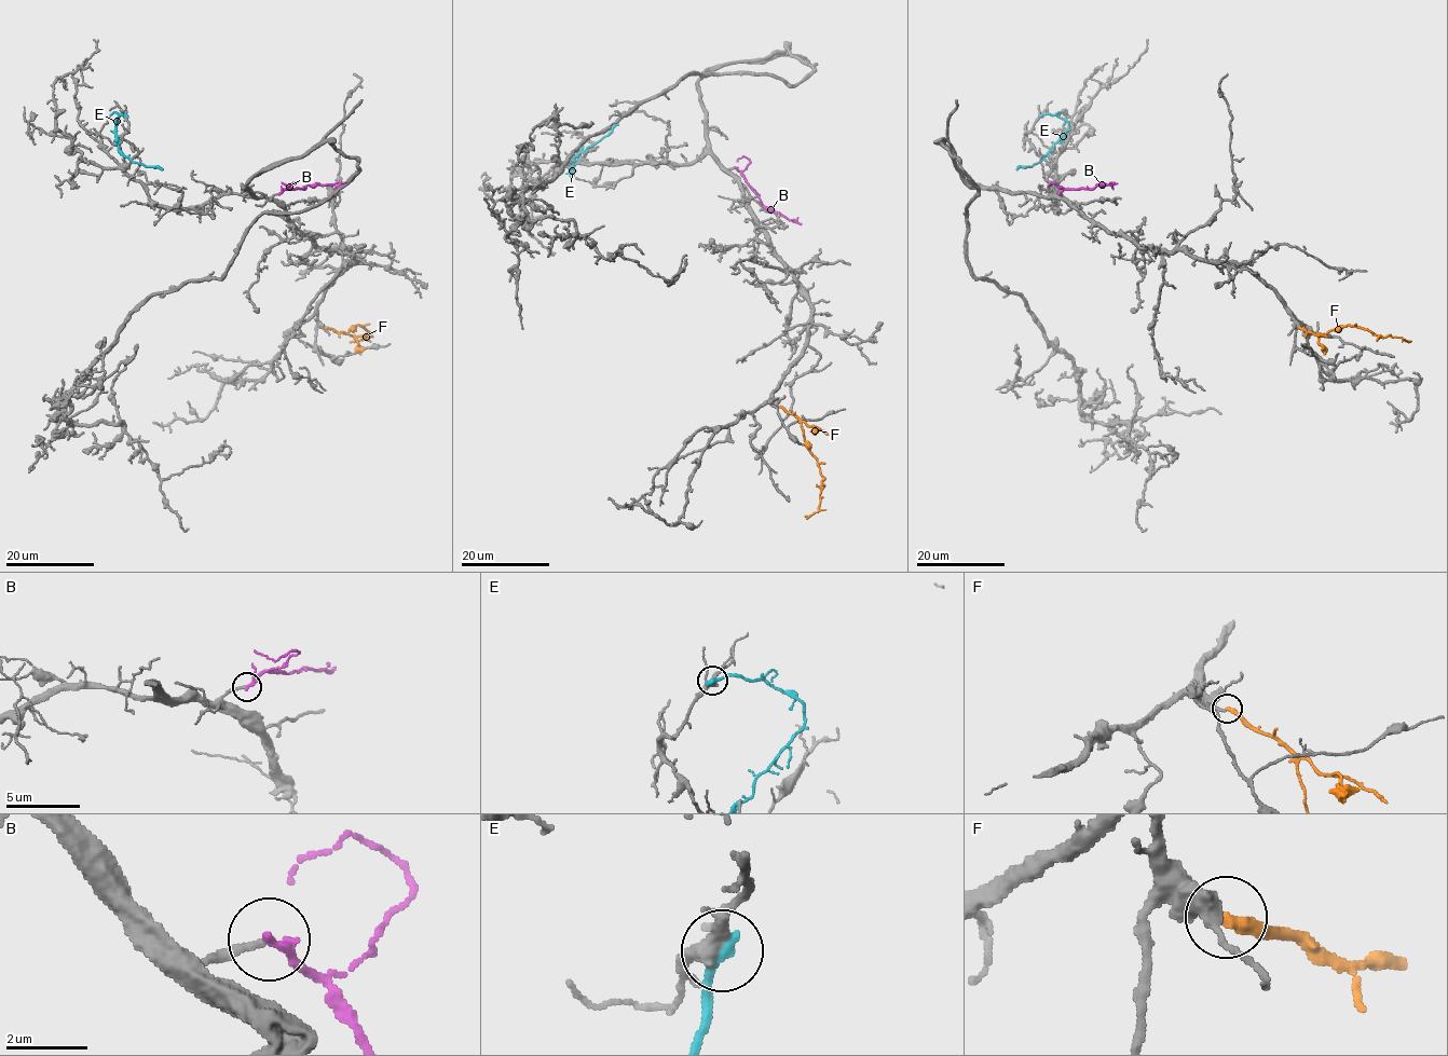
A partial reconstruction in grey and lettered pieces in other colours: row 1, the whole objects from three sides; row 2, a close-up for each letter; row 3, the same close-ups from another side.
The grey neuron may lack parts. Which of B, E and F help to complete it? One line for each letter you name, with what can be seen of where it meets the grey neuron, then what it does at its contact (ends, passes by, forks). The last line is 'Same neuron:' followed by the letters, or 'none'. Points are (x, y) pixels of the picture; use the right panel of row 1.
F: meets grey at (1299, 327); it ends there
Same neuron: F

